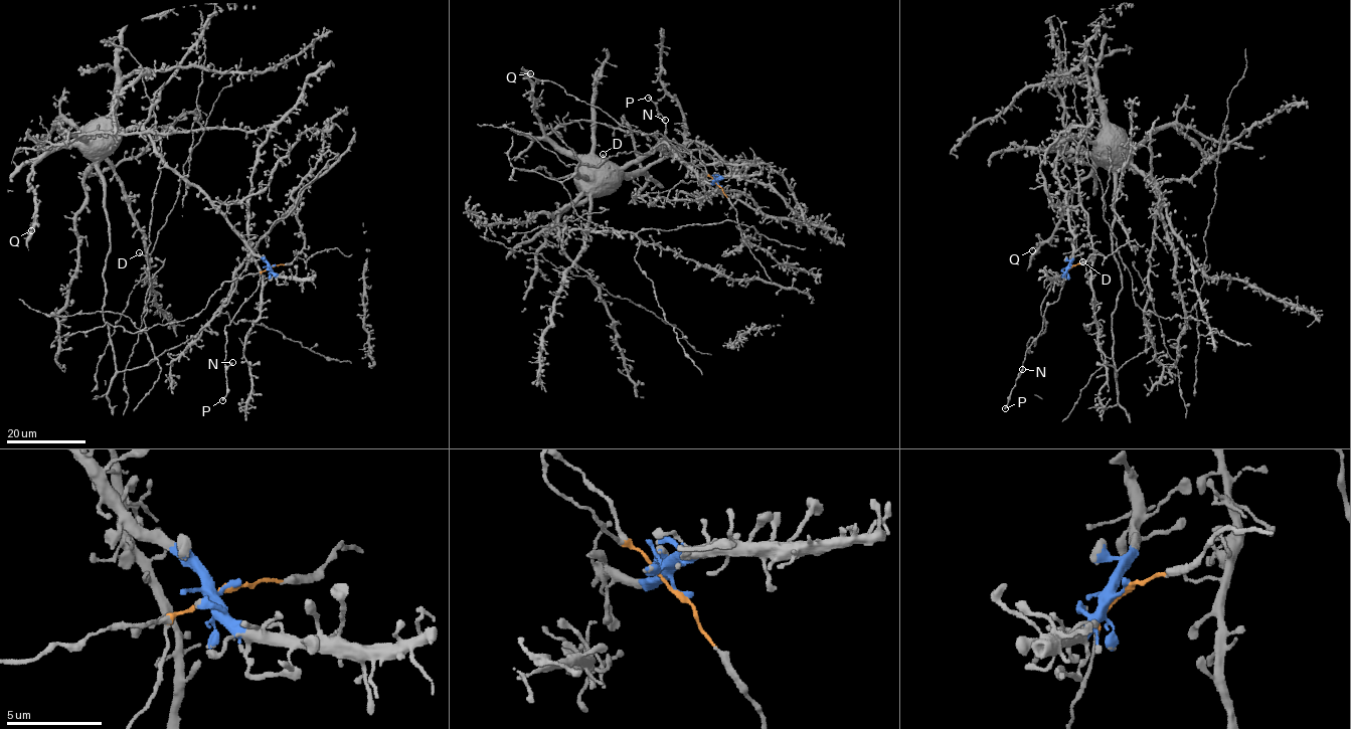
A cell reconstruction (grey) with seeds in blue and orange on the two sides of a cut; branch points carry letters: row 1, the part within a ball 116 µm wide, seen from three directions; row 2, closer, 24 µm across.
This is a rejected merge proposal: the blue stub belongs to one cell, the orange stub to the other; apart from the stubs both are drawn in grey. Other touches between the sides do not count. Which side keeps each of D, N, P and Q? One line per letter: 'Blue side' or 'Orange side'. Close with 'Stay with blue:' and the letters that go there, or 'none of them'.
D: Blue side
N: Orange side
P: Orange side
Q: Blue side
Stay with blue: D, Q

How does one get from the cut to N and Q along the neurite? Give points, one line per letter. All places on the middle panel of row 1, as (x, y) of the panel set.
N: (718, 185), (691, 162), (690, 152), (666, 138), (665, 123), (659, 115), (665, 120)
Q: (718, 185), (701, 180), (667, 142), (623, 166), (566, 153), (544, 133), (529, 72)

